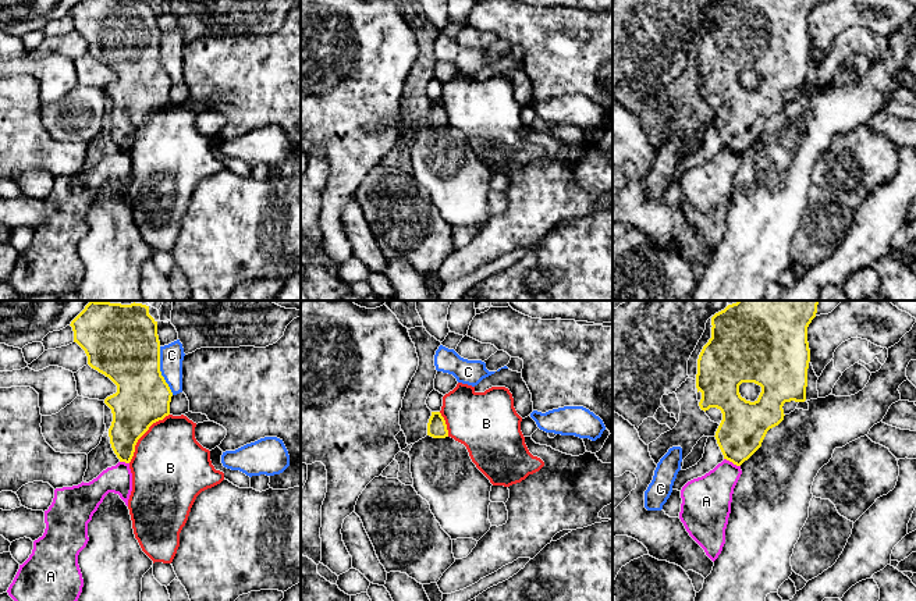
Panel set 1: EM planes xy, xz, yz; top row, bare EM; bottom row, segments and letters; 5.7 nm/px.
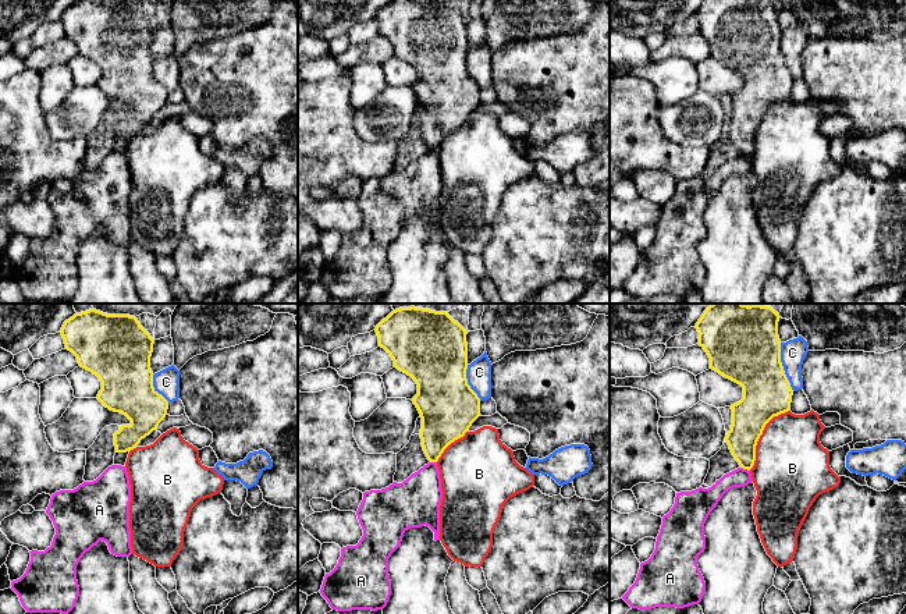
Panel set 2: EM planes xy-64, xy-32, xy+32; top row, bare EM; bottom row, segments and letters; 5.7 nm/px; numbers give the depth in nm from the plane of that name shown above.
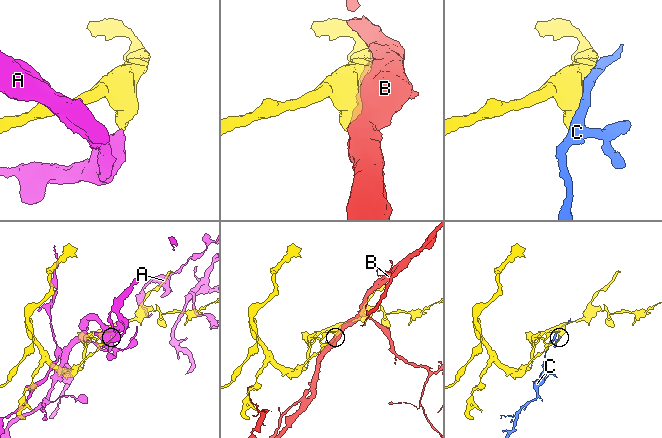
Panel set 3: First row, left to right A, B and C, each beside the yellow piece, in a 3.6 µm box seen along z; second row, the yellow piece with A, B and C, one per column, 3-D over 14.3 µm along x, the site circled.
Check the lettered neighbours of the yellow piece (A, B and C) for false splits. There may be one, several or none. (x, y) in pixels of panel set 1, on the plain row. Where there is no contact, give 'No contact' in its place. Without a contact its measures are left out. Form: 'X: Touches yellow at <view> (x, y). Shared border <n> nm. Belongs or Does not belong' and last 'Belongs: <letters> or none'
A: Touches yellow at yz (732, 150). Shared border 110 nm. Does not belong
B: Touches yellow at xy (142, 123). Shared border 380 nm. Does not belong
C: Touches yellow at xy (159, 59). Shared border 300 nm. Does not belong
Belongs: none

